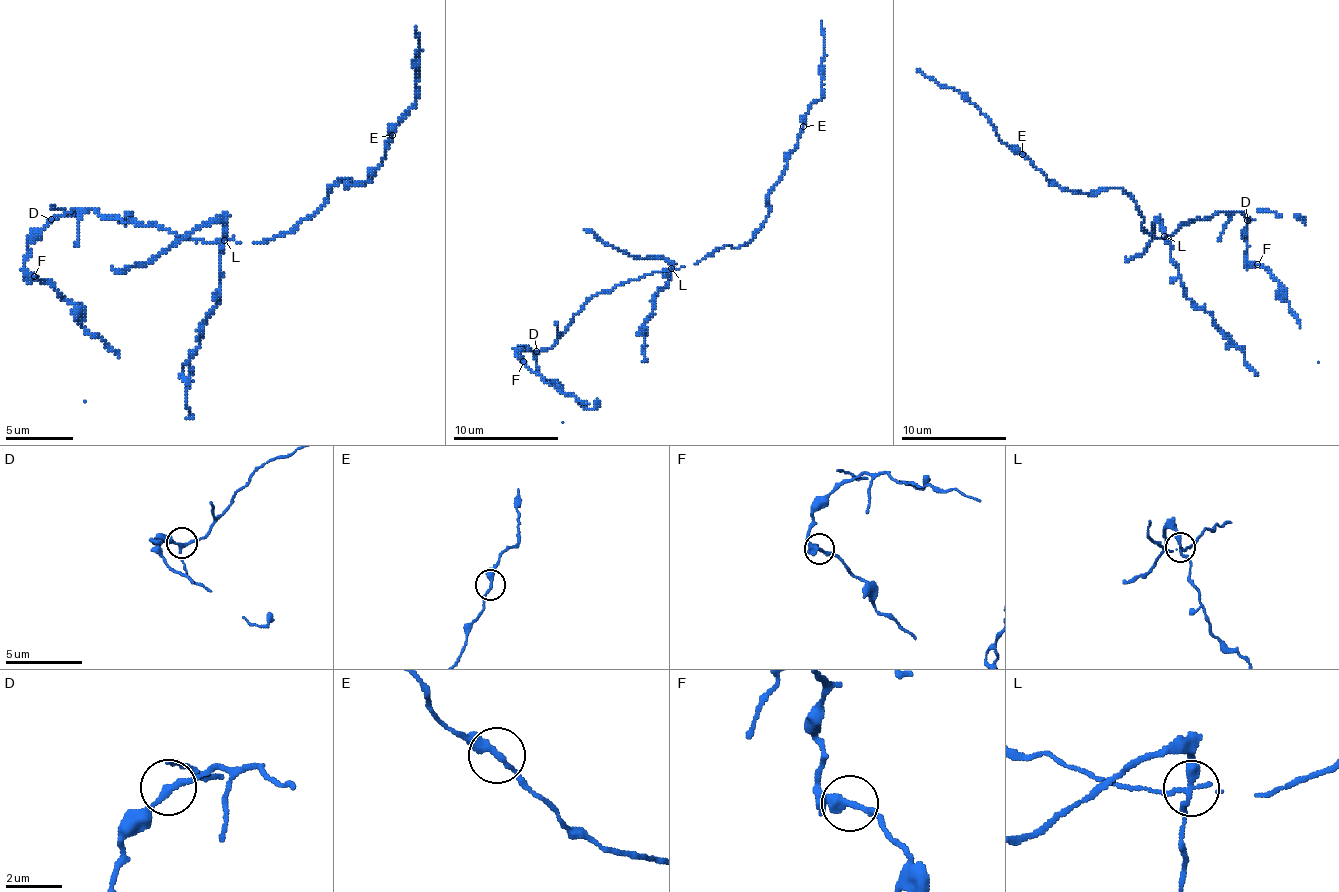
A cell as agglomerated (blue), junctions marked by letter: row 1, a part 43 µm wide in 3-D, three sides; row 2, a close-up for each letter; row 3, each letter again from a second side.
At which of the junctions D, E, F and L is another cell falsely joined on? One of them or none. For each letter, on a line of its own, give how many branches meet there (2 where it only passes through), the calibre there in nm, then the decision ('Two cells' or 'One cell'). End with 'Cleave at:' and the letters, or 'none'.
D: Branches: 3. Thickness 190 nm. One cell
E: Branches: 2. Thickness 260 nm. One cell
F: Branches: 3. Thickness 260 nm. One cell
L: Branches: 3. Thickness 220 nm. Two cells
Cleave at: L

